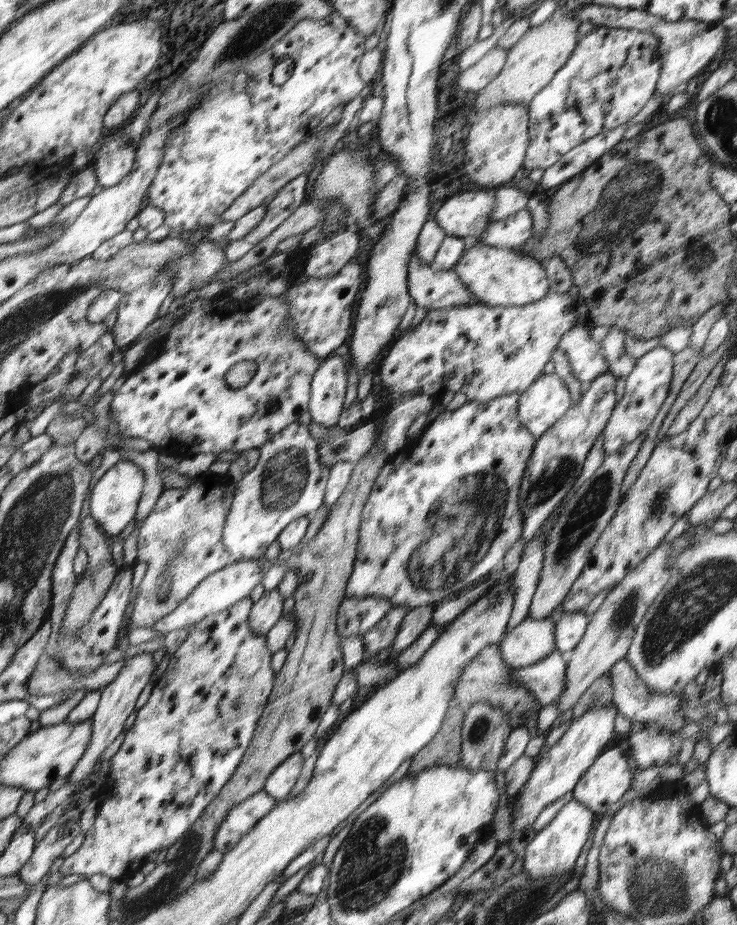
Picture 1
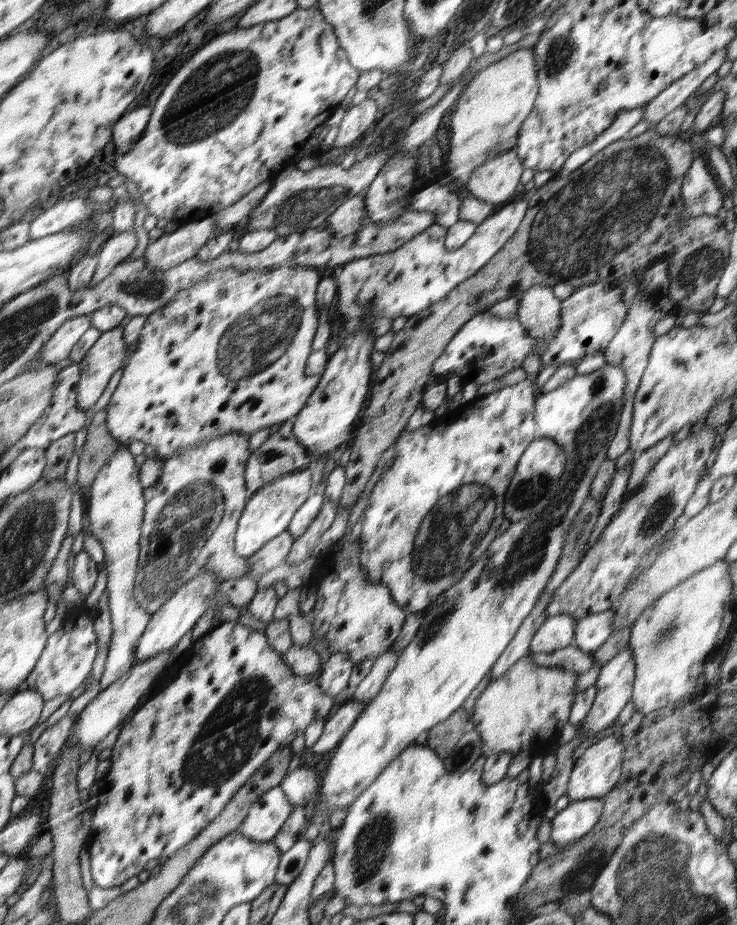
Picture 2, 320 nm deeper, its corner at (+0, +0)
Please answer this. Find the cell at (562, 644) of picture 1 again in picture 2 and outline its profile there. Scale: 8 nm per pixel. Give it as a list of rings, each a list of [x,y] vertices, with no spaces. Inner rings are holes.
[[[612,609],[587,616],[576,621],[574,645],[583,651],[594,652],[602,646],[614,630],[614,615]]]

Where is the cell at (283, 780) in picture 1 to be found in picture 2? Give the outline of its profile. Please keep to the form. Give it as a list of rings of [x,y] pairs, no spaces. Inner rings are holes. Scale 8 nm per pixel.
[[[300,767],[294,771],[290,770],[279,787],[293,806],[306,806],[318,795],[319,785],[316,777],[316,772]]]

